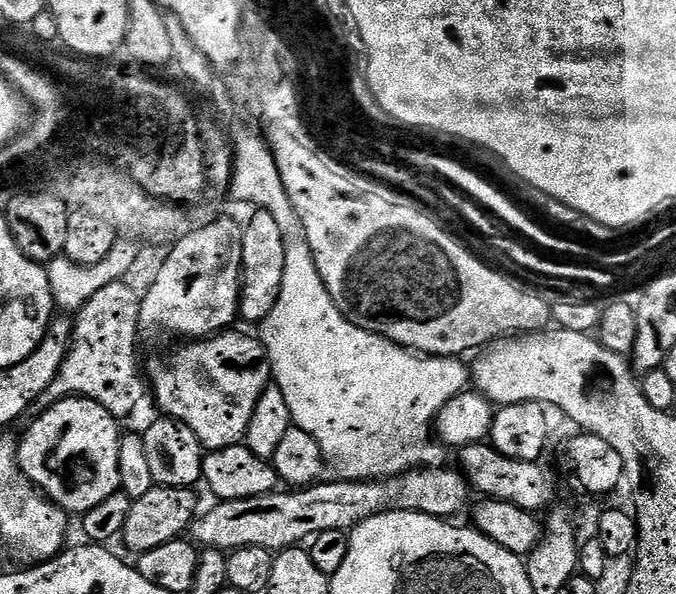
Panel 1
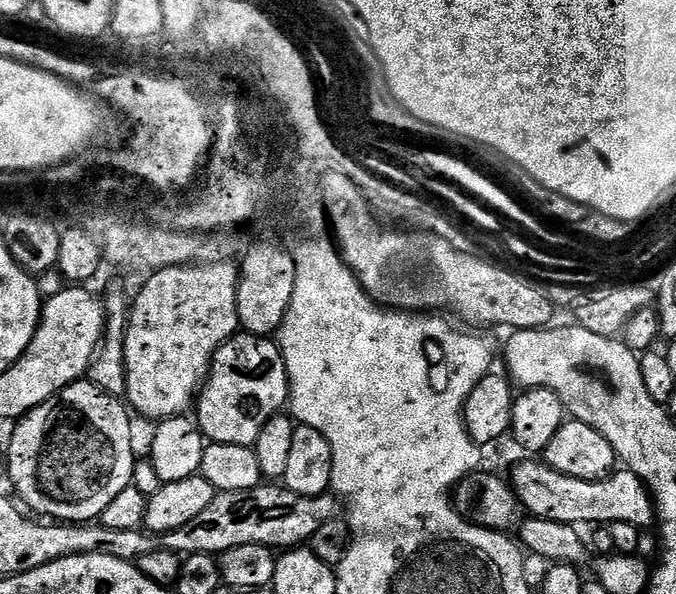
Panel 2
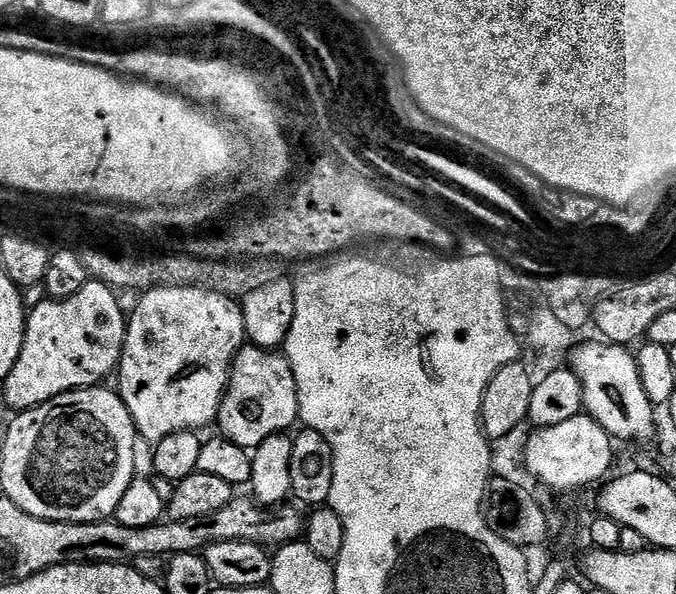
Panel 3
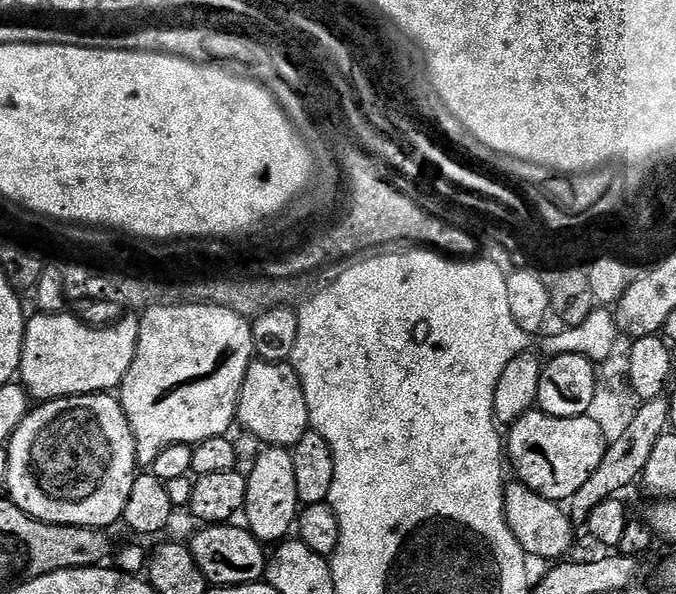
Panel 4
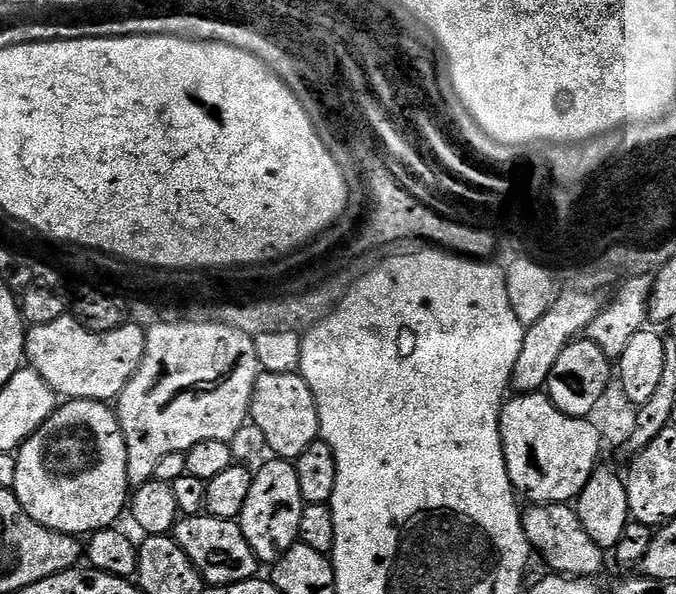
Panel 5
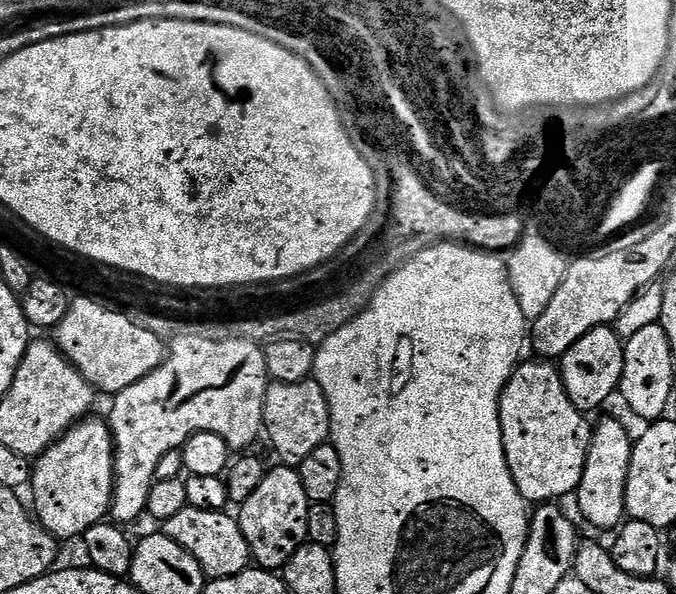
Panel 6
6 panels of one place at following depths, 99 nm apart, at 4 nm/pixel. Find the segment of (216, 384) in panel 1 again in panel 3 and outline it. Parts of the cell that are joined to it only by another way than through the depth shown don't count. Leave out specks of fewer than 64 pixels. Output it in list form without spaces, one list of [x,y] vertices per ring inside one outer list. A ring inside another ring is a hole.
[[[245,346],[236,351],[236,357],[232,359],[232,370],[228,374],[228,389],[224,392],[224,397],[220,402],[220,409],[218,410],[215,418],[215,423],[220,424],[219,435],[223,439],[229,440],[237,444],[239,448],[246,448],[255,450],[255,448],[262,442],[266,442],[266,438],[271,436],[278,436],[289,431],[288,427],[293,423],[294,425],[299,421],[300,411],[298,410],[298,386],[294,382],[294,370],[290,370],[290,362],[287,356],[281,354],[276,350],[269,350],[267,348],[258,348],[255,346]]]

